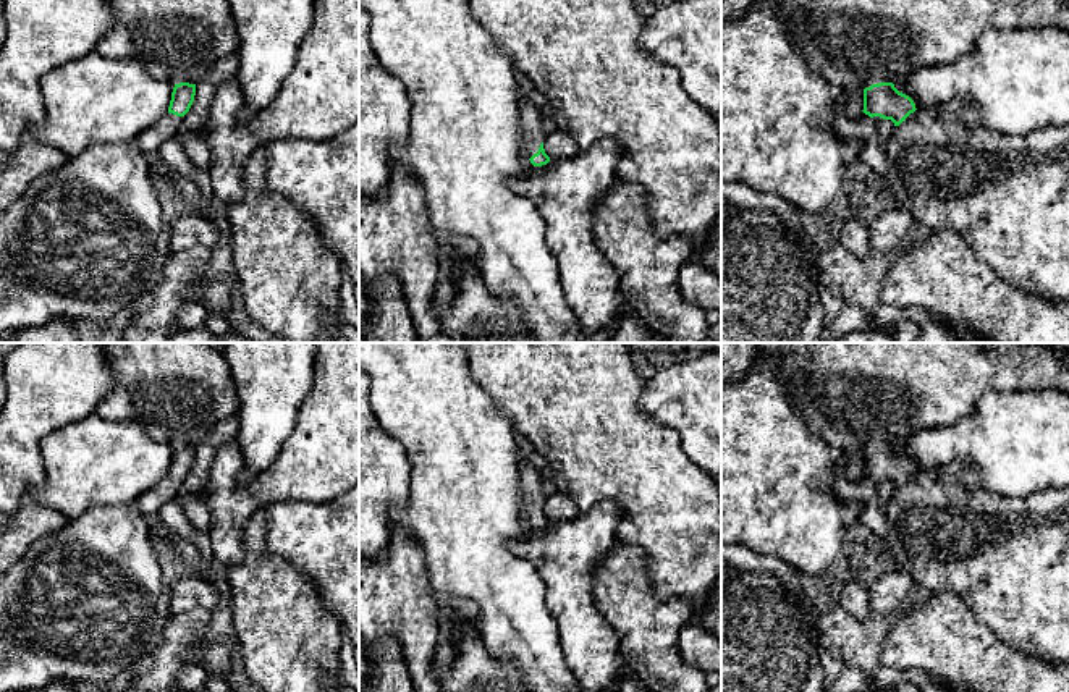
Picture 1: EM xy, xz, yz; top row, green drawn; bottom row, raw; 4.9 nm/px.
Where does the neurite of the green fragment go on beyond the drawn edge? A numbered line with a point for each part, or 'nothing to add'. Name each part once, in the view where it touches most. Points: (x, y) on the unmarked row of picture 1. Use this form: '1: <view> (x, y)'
1: xz (531, 482)

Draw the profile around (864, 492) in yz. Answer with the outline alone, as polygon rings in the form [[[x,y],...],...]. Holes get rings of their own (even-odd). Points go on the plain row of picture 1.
[[[849,454],[834,466],[834,492],[846,503],[859,503],[862,514],[859,522],[865,524],[878,538],[888,534],[886,509],[880,506],[877,487],[870,479],[851,480],[847,477]]]

